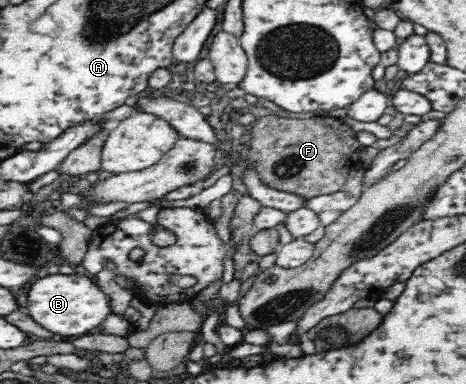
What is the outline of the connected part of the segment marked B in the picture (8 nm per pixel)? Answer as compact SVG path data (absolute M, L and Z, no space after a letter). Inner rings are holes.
M65 272L32 280L27 286L27 313L42 327L60 339L71 335L83 336L113 313L109 299L83 274Z

